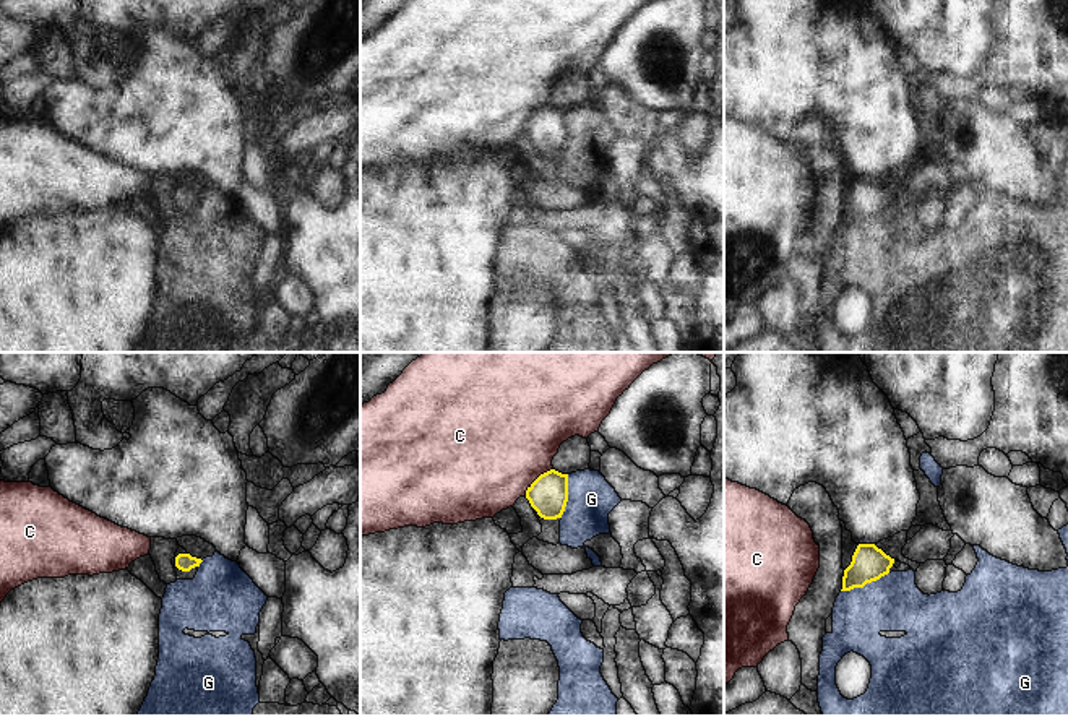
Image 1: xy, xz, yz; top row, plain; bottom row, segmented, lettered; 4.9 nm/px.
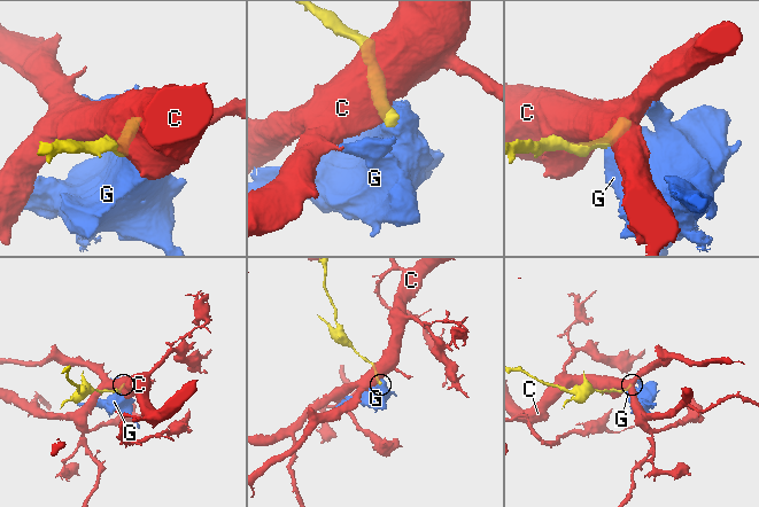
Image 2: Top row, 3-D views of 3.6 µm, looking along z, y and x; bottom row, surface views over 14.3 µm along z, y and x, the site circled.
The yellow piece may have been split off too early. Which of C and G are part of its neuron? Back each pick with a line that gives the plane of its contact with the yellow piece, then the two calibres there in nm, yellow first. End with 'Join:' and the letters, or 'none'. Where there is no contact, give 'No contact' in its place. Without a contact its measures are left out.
Join: none.

